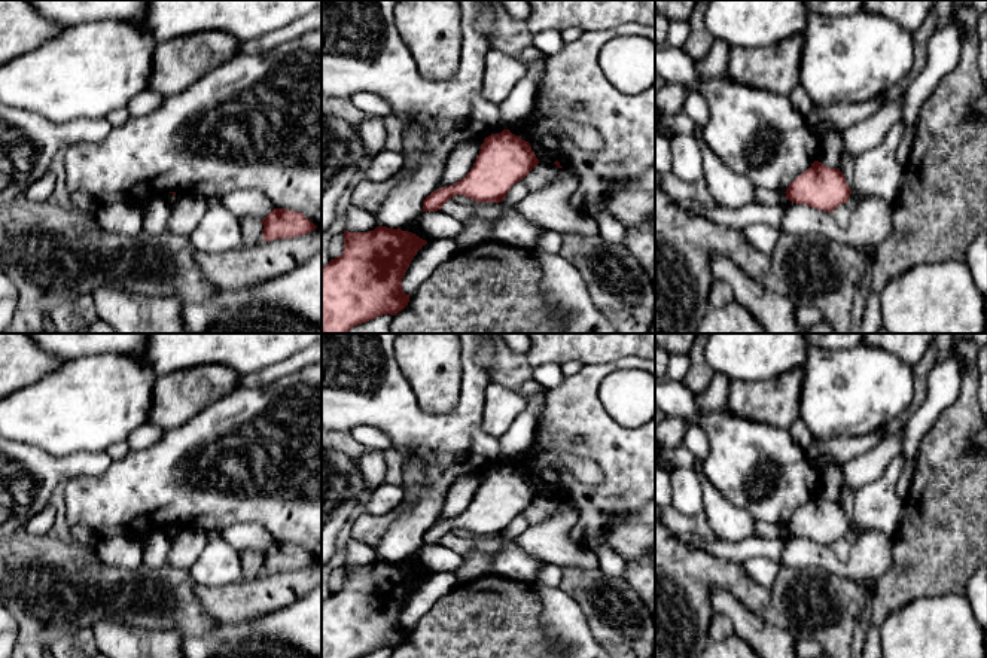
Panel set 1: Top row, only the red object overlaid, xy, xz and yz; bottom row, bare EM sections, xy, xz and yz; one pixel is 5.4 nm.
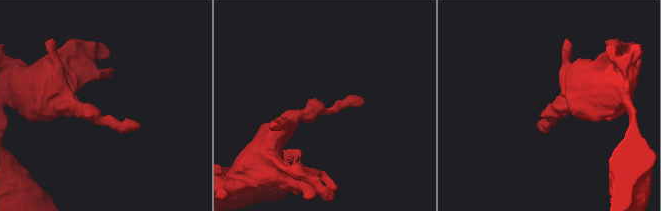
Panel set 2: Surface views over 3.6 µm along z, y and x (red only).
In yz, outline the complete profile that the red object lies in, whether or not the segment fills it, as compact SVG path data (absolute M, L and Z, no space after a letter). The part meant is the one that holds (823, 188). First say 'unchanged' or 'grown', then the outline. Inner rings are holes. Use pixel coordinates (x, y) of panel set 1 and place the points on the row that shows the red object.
unchanged; M814 161L786 189L786 199L832 213L849 201L852 194L840 168L831 168Z

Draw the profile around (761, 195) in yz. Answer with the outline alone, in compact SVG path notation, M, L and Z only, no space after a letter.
M755 186L755 204L782 204L786 199L785 192L768 191Z

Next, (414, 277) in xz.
M411 261L403 278L402 278L402 290L406 295L414 293L421 284L432 277L430 269L421 269L418 261Z

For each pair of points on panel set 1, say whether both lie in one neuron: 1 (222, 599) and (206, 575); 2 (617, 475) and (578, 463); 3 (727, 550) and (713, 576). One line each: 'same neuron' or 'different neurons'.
1: different neurons
2: different neurons
3: different neurons

